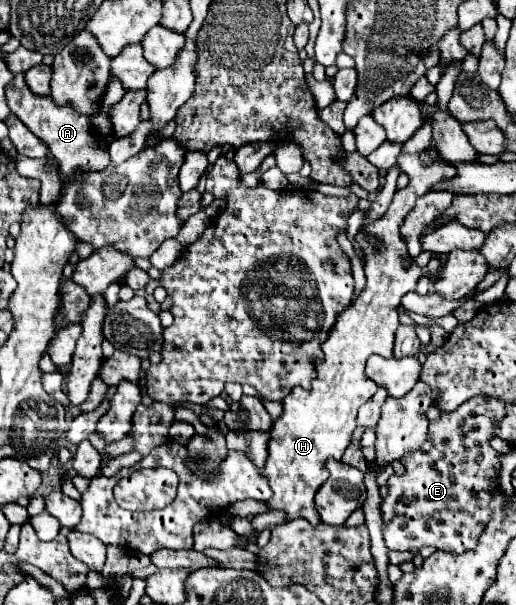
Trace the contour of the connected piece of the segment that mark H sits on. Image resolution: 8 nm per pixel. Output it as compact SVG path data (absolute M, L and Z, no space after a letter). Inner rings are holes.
M401 155L397 163L399 169L407 173L409 185L395 193L391 207L381 219L369 223L365 231L357 233L357 241L367 257L365 263L367 287L357 297L357 301L351 303L339 315L335 329L329 333L329 339L323 343L325 359L317 361L319 375L313 379L311 389L295 387L283 399L283 413L271 425L269 431L269 457L263 469L263 477L269 481L273 489L273 497L265 505L267 509L283 511L287 521L293 521L297 517L307 519L311 525L317 525L321 521L313 497L321 487L321 481L327 481L329 477L325 463L329 457L341 461L341 455L351 443L351 435L357 427L357 419L355 419L357 409L363 403L367 403L377 391L377 385L373 385L373 381L365 377L365 361L371 355L393 357L393 339L399 327L397 305L401 297L411 289L415 289L421 275L435 277L441 267L437 259L431 259L429 265L423 269L417 267L417 263L413 263L409 269L403 269L403 261L409 259L409 255L399 235L399 227L403 225L405 215L415 207L417 197L431 191L431 187L441 179L453 177L457 169L441 157L425 167L419 161L419 155ZM365 235L375 235L381 241L381 247L371 249L365 241Z

